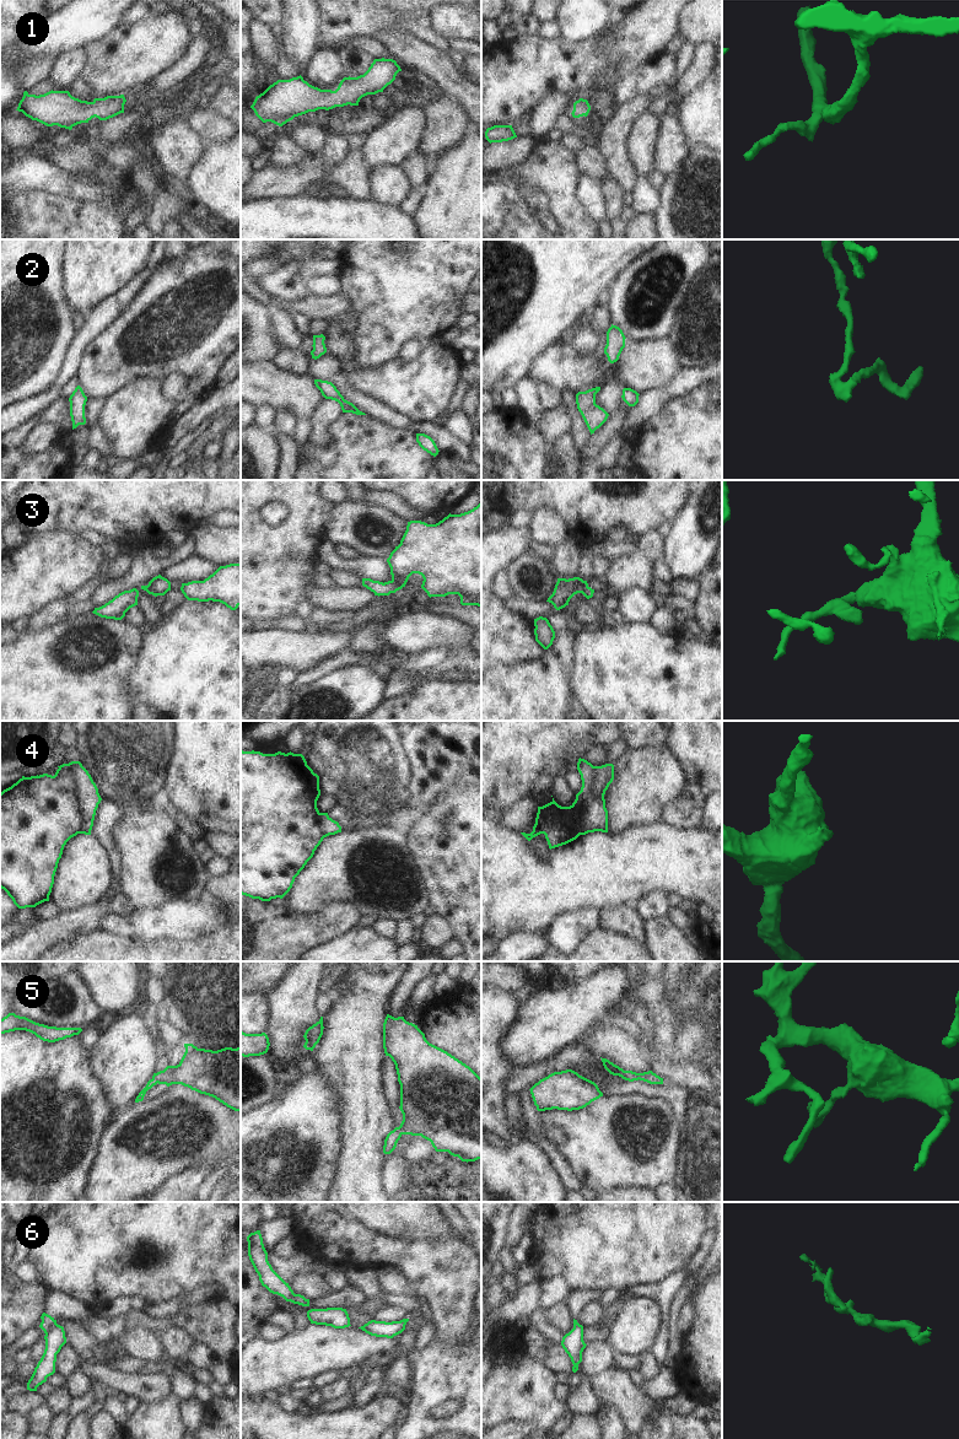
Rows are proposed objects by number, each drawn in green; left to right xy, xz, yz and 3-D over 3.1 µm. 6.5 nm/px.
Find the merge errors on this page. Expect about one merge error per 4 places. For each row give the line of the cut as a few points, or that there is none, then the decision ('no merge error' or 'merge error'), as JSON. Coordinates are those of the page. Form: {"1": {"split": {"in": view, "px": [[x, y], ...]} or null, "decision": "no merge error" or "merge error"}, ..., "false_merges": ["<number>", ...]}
{"1": {"split": null, "decision": "no merge error"}, "2": {"split": null, "decision": "no merge error"}, "3": {"split": null, "decision": "no merge error"}, "4": {"split": {"in": "xy", "px": [[68, 764], [75, 783], [75, 797], [81, 819], [80, 833]]}, "decision": "merge error"}, "5": {"split": null, "decision": "no merge error"}, "6": {"split": {"in": "xy", "px": [[55, 1322], [46, 1334]]}, "decision": "merge error"}, "false_merges": ["4", "6"]}

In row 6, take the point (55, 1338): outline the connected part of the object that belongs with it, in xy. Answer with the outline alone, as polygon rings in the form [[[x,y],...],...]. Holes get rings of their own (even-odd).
[[[55,1324],[54,1327],[45,1333],[44,1340],[44,1353],[27,1383],[27,1390],[29,1391],[37,1391],[37,1387],[45,1383],[48,1376],[55,1373],[56,1354],[66,1343],[64,1327]]]

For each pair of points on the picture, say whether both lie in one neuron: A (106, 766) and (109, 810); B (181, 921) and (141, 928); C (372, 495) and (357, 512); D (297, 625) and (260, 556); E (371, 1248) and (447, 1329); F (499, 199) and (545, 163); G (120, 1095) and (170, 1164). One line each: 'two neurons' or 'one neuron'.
A: one neuron
B: one neuron
C: two neurons
D: two neurons
E: one neuron
F: one neuron
G: two neurons

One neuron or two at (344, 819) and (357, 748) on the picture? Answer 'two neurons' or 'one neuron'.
one neuron

